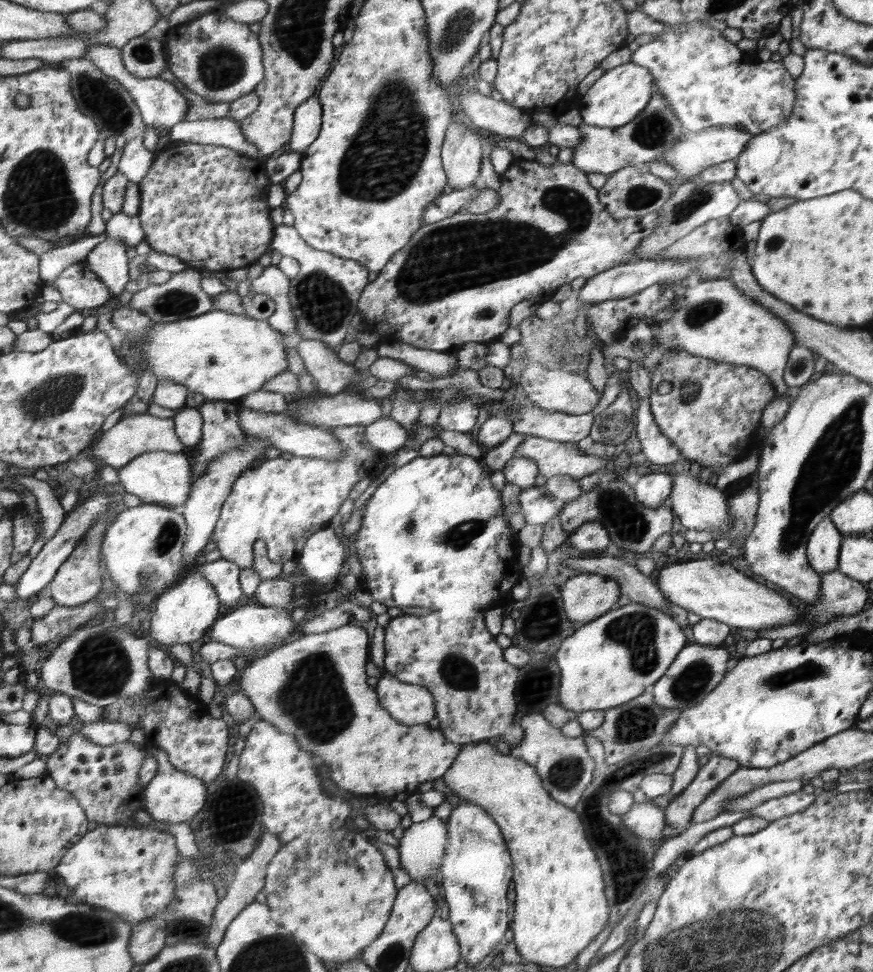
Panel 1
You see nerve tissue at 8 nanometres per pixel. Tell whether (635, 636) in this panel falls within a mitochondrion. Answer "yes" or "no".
yes

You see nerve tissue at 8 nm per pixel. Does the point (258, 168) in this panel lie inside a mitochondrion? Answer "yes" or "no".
no

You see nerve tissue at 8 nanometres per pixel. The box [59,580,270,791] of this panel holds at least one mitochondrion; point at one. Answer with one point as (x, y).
(101, 666)

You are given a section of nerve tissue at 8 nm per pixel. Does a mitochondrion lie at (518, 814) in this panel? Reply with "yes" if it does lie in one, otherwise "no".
no

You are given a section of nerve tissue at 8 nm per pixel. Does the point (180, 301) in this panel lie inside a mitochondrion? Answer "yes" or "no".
yes

